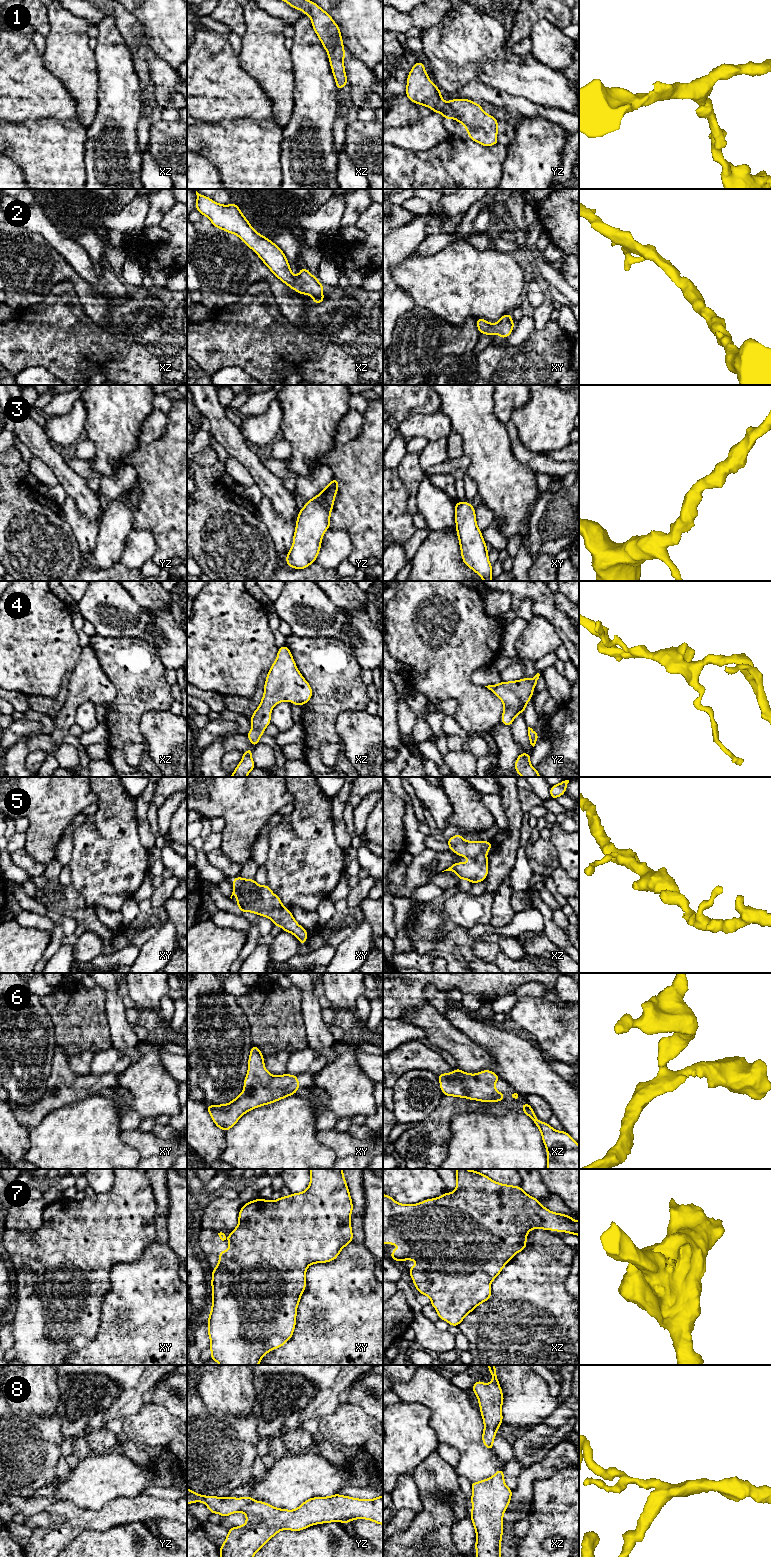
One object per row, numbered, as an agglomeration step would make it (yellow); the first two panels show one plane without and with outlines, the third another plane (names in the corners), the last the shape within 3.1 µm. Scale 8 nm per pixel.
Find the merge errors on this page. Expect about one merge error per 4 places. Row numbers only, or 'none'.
none

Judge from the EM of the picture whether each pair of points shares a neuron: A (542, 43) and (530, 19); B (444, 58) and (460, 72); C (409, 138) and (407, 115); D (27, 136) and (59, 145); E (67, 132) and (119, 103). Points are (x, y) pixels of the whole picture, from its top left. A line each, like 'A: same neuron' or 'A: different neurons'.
A: different neurons
B: same neuron
C: different neurons
D: same neuron
E: different neurons

